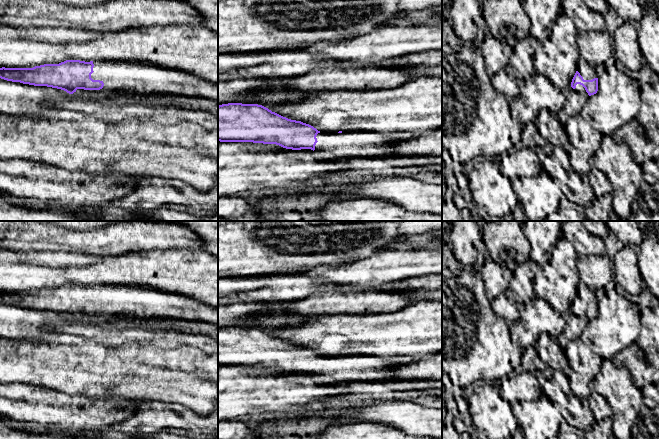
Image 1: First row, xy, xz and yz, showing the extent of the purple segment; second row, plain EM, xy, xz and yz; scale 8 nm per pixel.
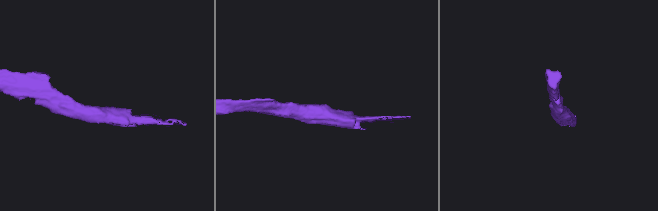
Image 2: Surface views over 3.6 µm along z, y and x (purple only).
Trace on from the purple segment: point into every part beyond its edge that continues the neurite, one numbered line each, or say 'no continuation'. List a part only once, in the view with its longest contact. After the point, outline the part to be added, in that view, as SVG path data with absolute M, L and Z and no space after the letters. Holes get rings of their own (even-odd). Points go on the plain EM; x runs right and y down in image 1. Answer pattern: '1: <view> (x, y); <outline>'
1: xy (129, 300); M136 284L93 285L93 304L104 307L103 314L139 319L171 319L205 321L218 325L218 308L206 305L196 298L173 292L163 292L149 286Z

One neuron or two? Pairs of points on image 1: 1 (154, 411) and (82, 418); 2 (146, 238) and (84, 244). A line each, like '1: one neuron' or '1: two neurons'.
1: two neurons
2: one neuron

